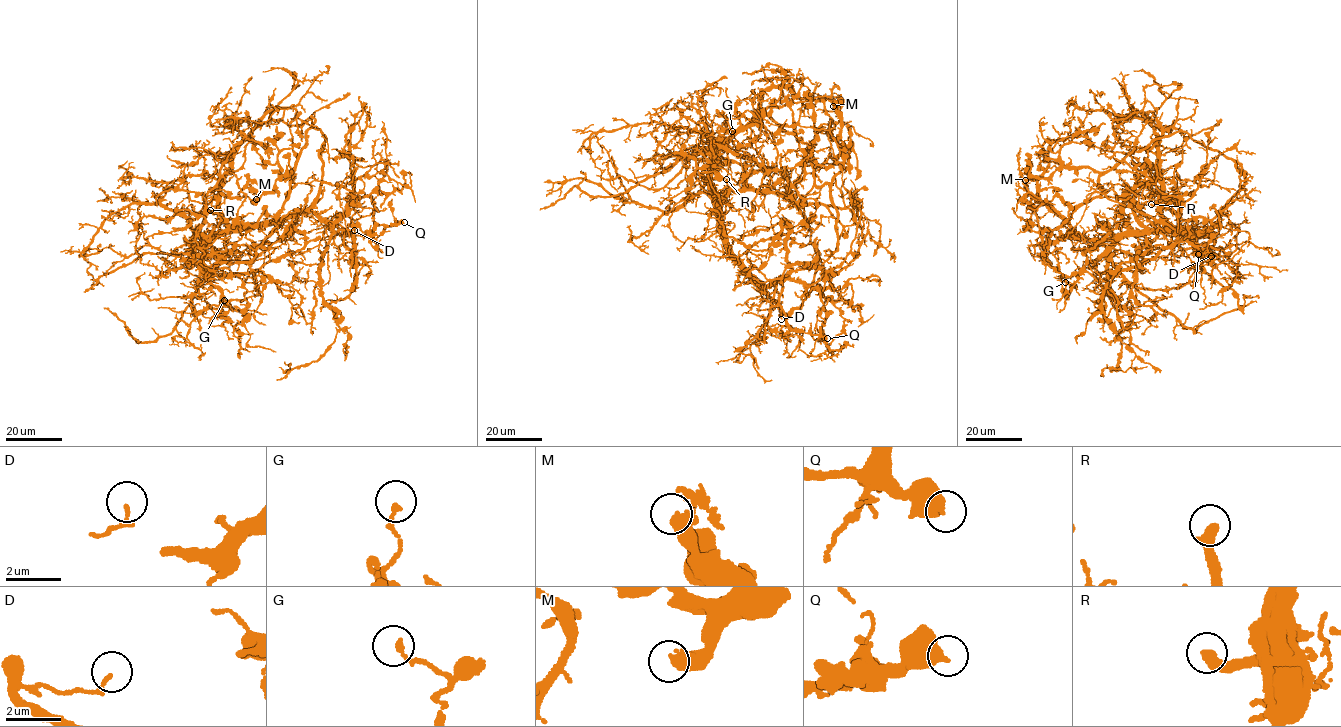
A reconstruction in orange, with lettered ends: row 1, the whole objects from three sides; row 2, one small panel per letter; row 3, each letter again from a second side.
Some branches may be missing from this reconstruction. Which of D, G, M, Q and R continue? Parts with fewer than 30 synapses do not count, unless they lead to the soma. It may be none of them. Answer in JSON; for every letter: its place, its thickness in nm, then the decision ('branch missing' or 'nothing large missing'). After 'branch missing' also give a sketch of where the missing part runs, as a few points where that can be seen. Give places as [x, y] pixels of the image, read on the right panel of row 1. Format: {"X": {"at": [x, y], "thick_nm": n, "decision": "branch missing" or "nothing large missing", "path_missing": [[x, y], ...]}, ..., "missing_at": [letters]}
{"D": {"at": [1211, 256], "thick_nm": 140, "decision": "nothing large missing"}, "G": {"at": [1065, 282], "thick_nm": 180, "decision": "nothing large missing"}, "M": {"at": [1025, 180], "thick_nm": 550, "decision": "nothing large missing"}, "Q": {"at": [1198, 254], "thick_nm": 550, "decision": "nothing large missing"}, "R": {"at": [1151, 204], "thick_nm": 440, "decision": "branch missing", "path_missing": [[1151, 204], [1145, 199], [1147, 192], [1141, 188], [1147, 183]]}, "missing_at": ["R"]}

